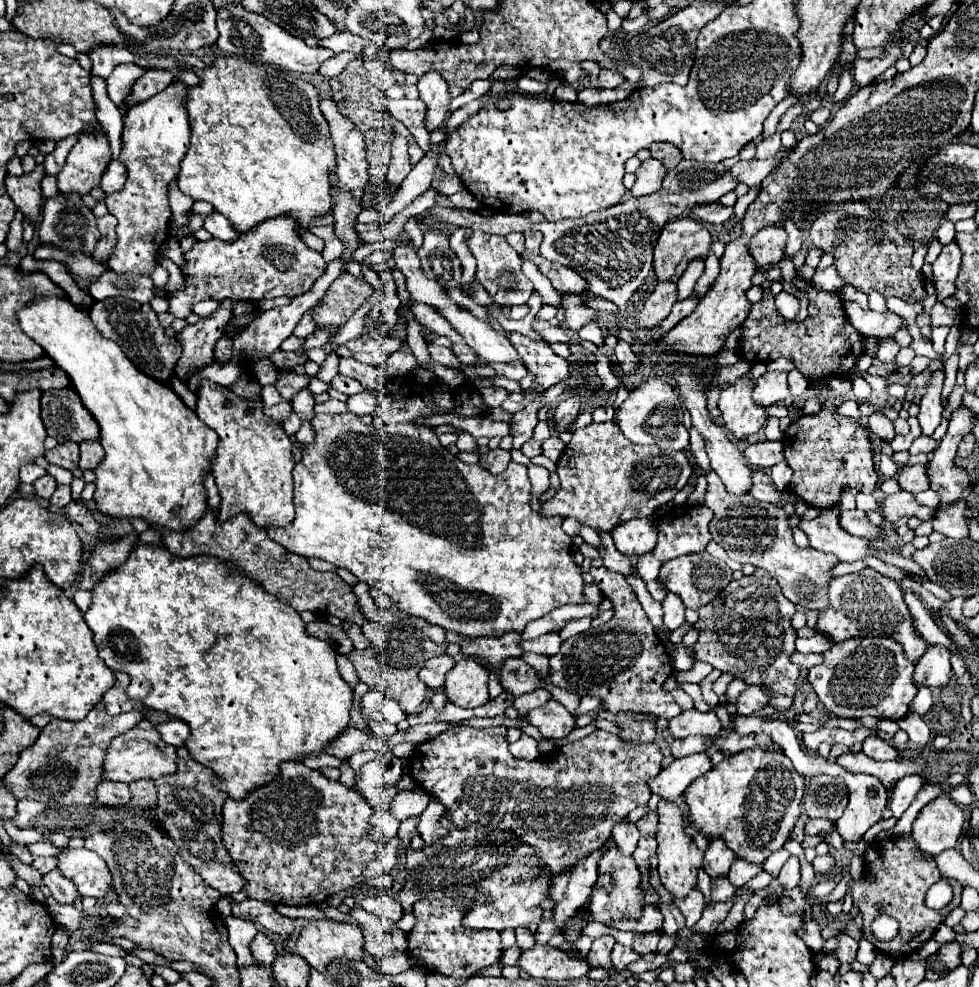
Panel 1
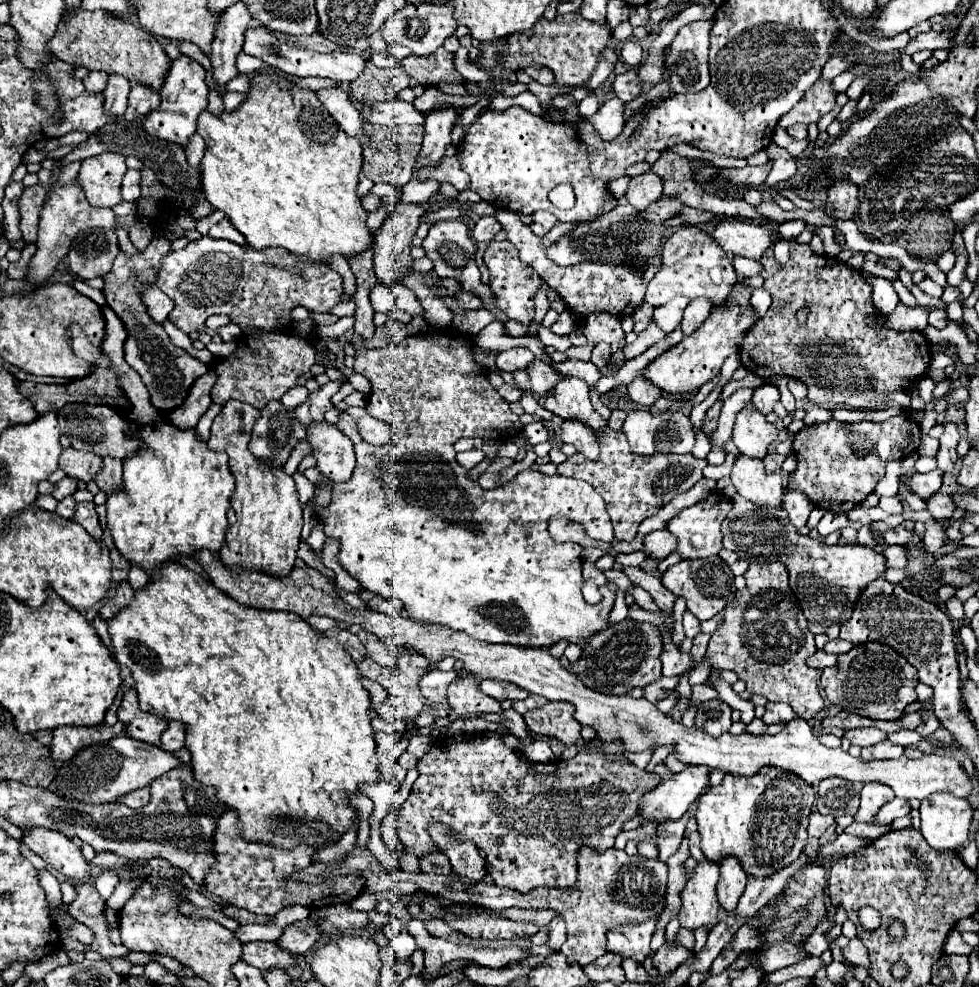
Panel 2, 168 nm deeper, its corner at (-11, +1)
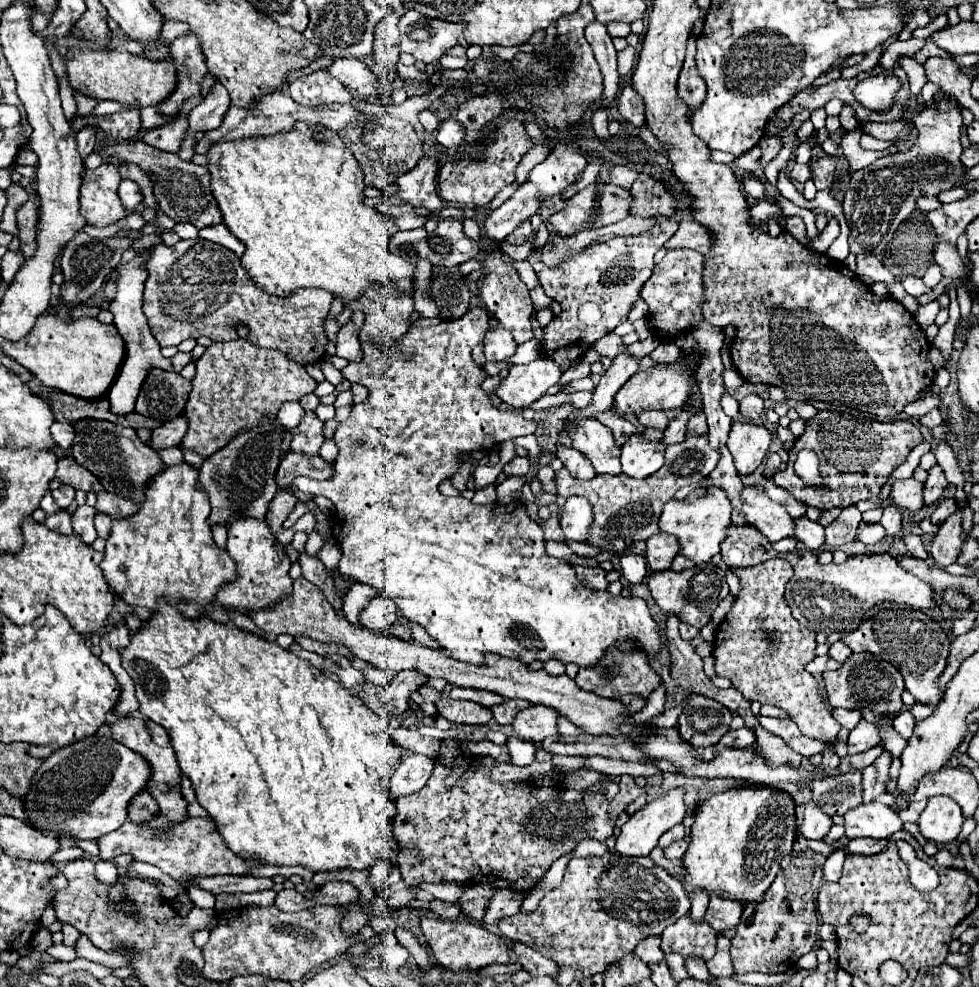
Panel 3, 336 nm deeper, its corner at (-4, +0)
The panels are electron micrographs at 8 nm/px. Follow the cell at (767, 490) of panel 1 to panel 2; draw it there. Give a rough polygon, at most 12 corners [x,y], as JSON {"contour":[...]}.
{"contour":[[784,489],[782,509],[792,525],[806,525],[814,505],[804,493]]}

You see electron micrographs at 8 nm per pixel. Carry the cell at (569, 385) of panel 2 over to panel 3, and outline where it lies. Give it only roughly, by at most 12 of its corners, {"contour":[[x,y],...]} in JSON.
{"contour":[[599,420],[567,428],[597,474],[621,474],[619,448]]}

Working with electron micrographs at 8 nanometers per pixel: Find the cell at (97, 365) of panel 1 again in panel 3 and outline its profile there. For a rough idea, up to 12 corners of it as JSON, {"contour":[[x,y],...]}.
{"contour":[[187,462],[115,518],[101,562],[129,606],[201,618],[237,572]]}

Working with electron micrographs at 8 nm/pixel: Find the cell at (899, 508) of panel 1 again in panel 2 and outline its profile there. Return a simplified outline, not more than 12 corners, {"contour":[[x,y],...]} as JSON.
{"contour":[[934,493],[926,507],[936,521],[950,521],[954,503],[950,495]]}

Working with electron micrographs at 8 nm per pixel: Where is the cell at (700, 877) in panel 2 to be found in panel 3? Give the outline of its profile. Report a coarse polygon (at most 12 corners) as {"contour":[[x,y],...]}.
{"contour":[[685,916],[665,928],[663,954],[697,956],[715,954],[717,934],[707,922],[693,924]]}

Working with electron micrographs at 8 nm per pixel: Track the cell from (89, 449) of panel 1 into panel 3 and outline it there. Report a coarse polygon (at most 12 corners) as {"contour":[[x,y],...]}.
{"contour":[[111,492],[97,494],[101,514],[129,518],[137,504]]}

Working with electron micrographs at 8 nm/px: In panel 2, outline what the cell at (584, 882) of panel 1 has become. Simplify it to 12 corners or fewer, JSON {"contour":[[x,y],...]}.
{"contour":[[556,915],[548,925],[548,945],[560,951],[566,937],[566,921]]}

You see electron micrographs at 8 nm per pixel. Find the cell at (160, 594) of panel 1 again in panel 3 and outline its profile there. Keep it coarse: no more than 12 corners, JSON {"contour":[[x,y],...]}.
{"contour":[[209,616],[121,650],[229,850],[401,846],[377,714]]}

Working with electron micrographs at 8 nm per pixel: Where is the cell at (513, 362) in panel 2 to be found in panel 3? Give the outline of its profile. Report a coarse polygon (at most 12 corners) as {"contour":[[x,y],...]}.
{"contour":[[489,328],[483,354],[489,362],[507,360],[517,344],[503,328]]}

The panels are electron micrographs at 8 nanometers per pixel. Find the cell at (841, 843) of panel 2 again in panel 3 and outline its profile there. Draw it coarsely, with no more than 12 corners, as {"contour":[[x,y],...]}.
{"contour":[[855,838],[849,842],[849,854],[873,856],[887,848],[887,838]]}

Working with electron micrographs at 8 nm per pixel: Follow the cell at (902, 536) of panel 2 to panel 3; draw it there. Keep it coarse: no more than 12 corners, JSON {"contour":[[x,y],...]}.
{"contour":[[915,534],[905,536],[911,556],[925,560],[929,556],[923,540]]}

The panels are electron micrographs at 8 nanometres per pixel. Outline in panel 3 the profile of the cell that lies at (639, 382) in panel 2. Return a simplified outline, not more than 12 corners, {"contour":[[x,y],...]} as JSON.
{"contour":[[665,412],[637,414],[645,428],[667,430]]}

